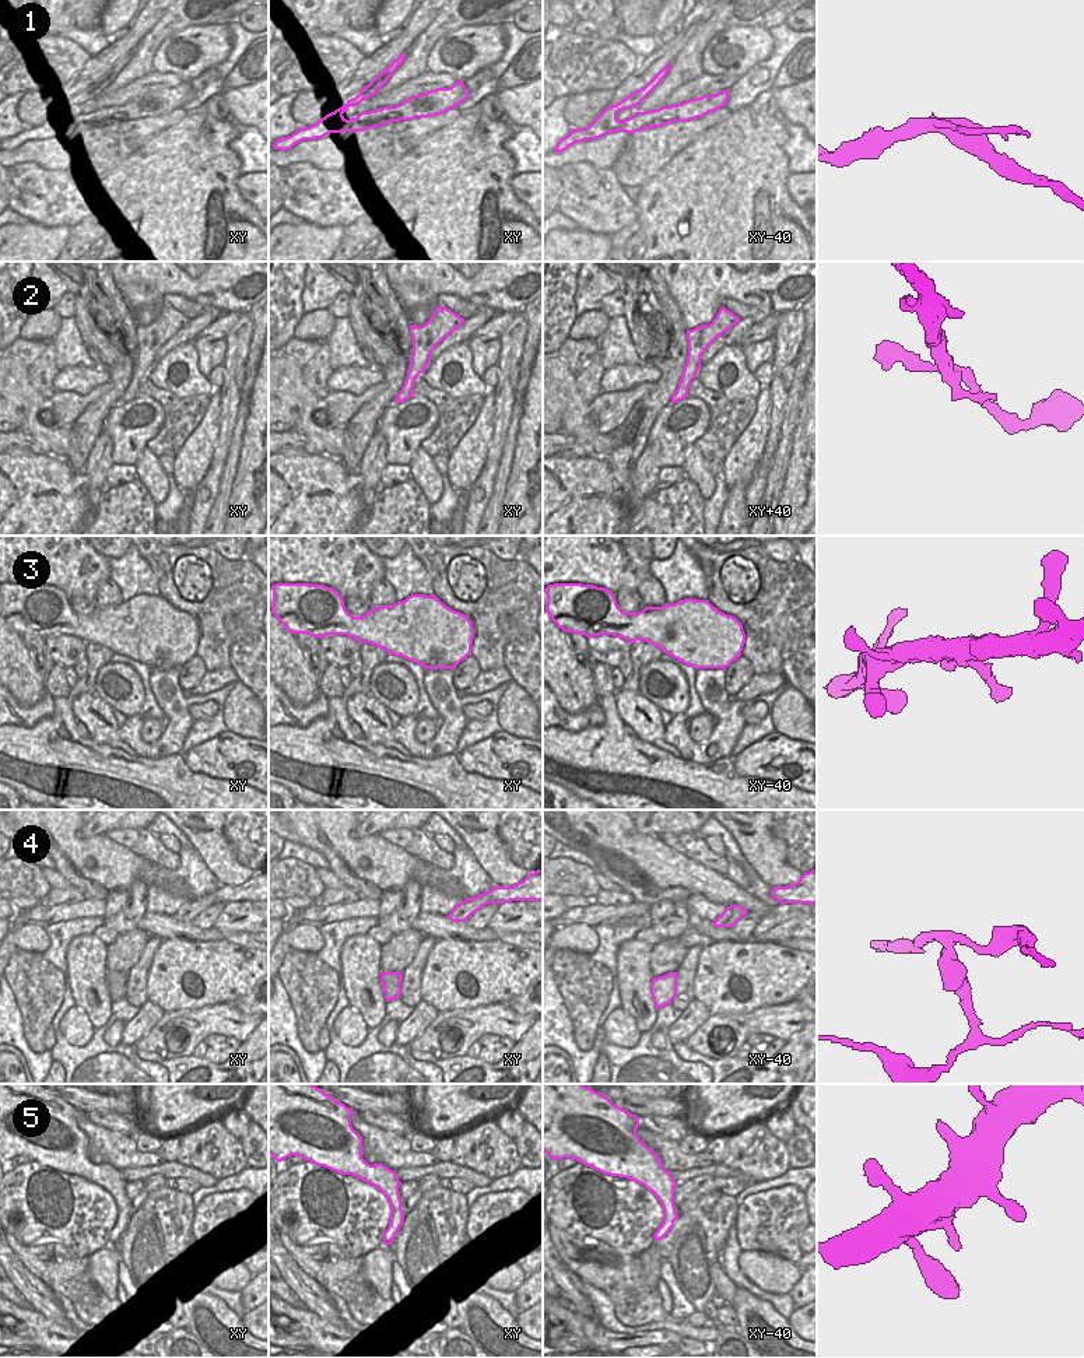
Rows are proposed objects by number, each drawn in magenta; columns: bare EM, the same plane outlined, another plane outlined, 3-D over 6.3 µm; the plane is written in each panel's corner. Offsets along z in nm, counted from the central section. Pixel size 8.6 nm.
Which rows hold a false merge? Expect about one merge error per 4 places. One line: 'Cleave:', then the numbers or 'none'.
Cleave: 4

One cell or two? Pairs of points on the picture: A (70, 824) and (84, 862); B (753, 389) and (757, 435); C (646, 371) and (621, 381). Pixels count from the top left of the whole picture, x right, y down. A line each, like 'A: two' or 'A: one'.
A: one
B: two
C: one

